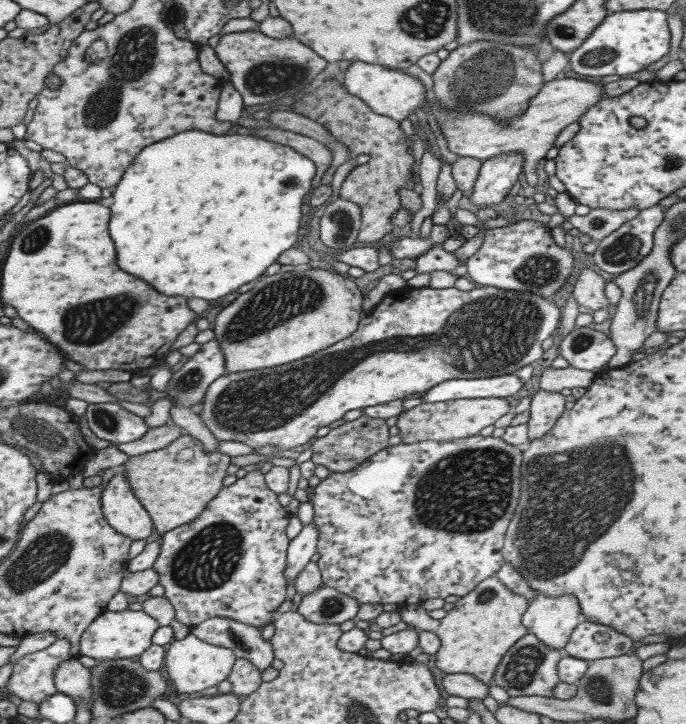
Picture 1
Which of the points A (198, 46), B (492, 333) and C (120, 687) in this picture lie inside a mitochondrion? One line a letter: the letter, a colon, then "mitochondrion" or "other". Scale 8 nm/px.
A: other
B: mitochondrion
C: mitochondrion

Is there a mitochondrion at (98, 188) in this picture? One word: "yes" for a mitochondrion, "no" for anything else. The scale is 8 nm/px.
no

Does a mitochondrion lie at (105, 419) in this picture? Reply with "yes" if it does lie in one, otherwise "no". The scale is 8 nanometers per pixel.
yes

